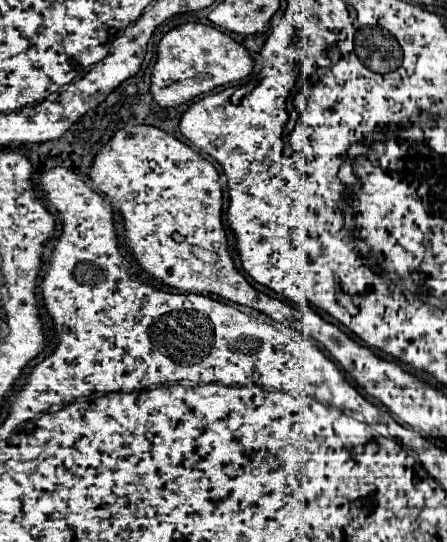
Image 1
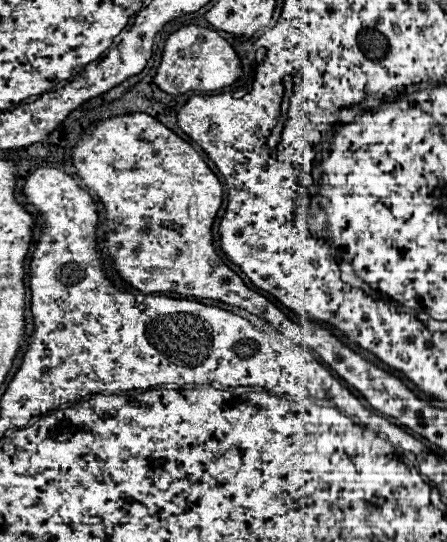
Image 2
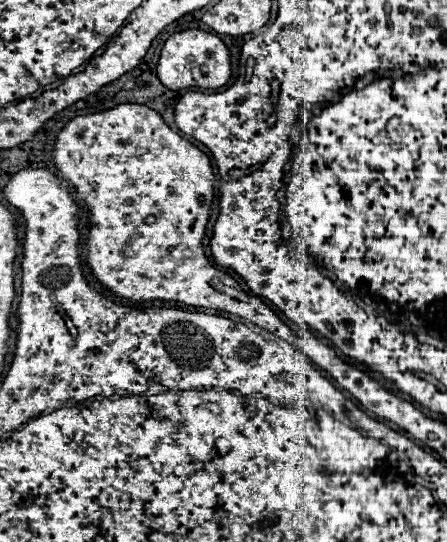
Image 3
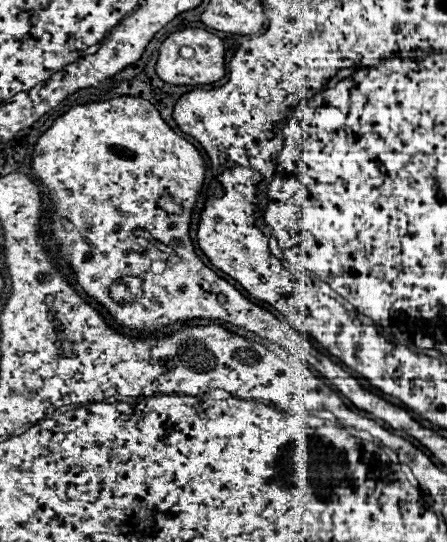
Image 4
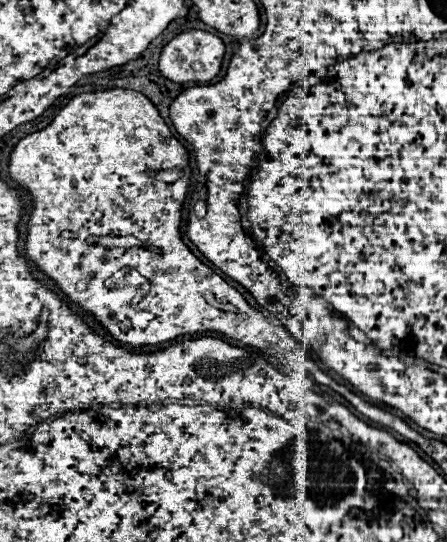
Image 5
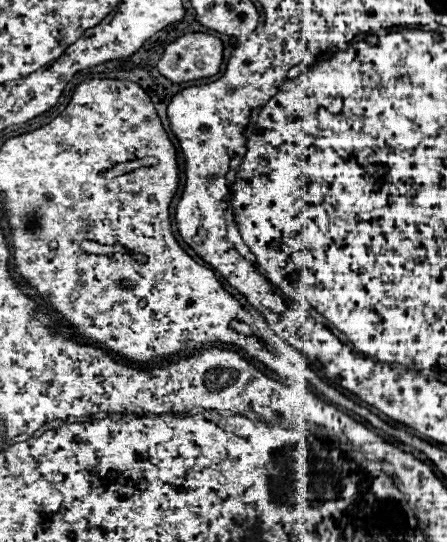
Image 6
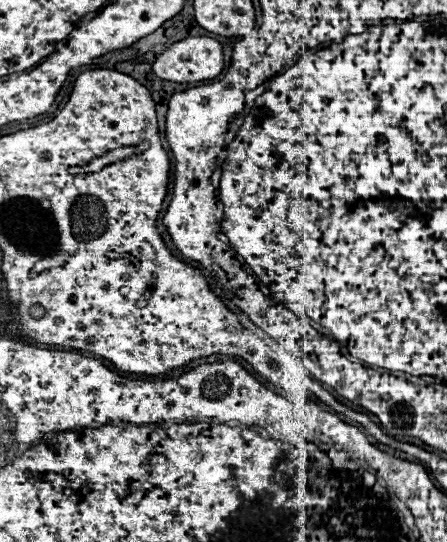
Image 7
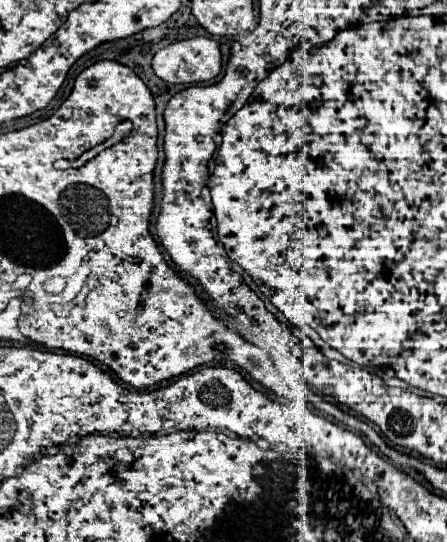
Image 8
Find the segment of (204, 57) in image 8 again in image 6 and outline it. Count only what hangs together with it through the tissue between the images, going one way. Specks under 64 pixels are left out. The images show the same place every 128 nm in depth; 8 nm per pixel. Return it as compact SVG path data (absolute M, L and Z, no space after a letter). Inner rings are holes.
M194 32L166 46L158 70L170 82L188 82L218 74L222 64L222 40Z

